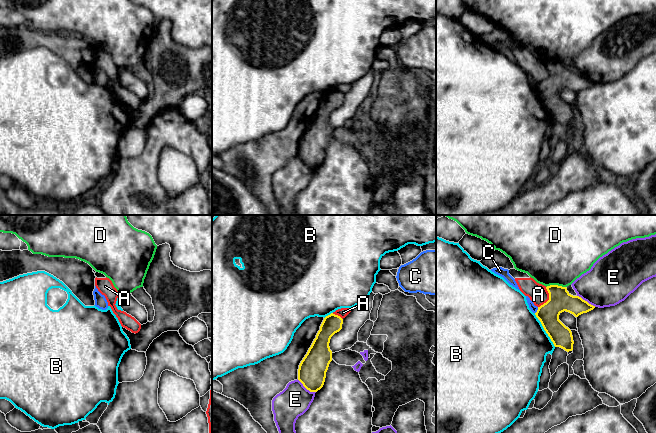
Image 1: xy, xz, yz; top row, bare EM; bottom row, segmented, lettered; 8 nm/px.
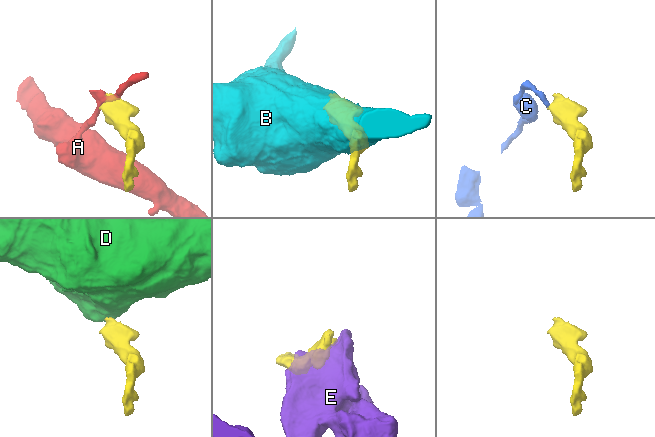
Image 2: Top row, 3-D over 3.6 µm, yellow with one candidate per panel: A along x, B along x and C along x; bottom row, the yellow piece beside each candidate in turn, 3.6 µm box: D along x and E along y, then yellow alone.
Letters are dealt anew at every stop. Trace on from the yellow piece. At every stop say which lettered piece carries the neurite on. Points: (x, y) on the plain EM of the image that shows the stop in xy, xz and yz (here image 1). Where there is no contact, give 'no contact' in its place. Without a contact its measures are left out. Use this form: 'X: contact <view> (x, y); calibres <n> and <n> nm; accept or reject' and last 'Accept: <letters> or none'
A: contact yz (549, 74); calibres 180 and 160 nm; reject
B: contact yz (547, 109); calibres 170 and 480 nm; reject
C: contact yz (537, 86); calibres 180 and 50 nm; reject
D: contact yz (555, 61); calibres 180 and 500 nm; reject
E: contact xz (306, 164); calibres 220 and 240 nm; reject
Accept: none

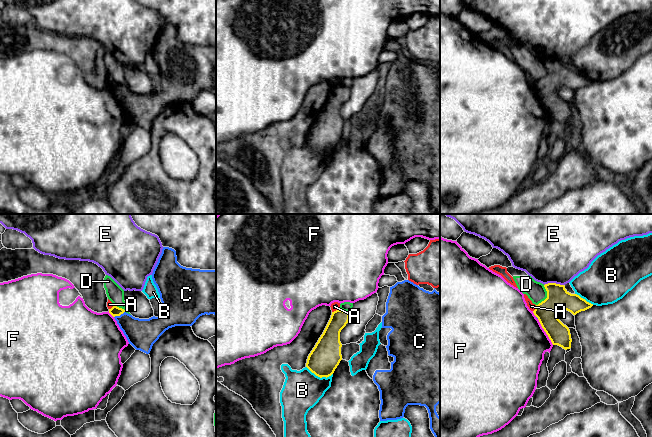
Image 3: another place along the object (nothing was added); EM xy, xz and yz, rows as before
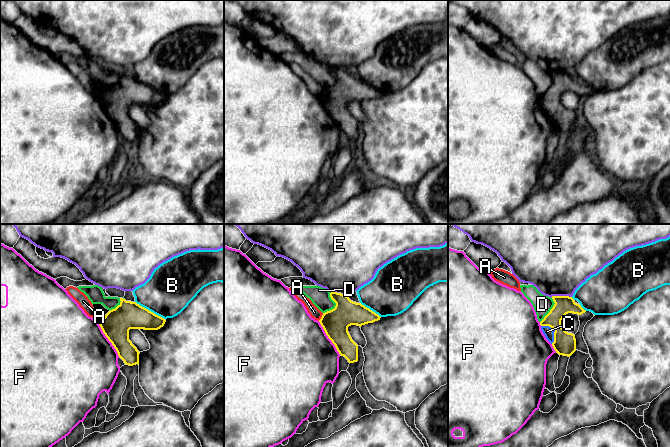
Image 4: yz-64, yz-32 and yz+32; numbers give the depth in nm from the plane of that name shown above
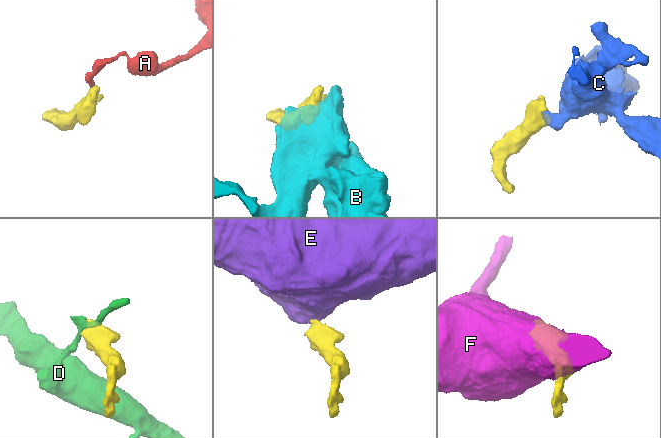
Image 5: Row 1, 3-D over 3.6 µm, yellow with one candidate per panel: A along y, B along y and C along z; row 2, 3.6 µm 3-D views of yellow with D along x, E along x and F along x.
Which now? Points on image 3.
A: contact xz (336, 86); calibres 160 and 70 nm; reject
B: contact xz (319, 152); calibres 240 and 320 nm; reject
C: contact xy (119, 91); calibres 80 and 240 nm; accept
D: contact yz (547, 72); calibres 180 and 160 nm; reject
E: contact yz (553, 59); calibres 180 and 480 nm; reject
F: contact yz (545, 107); calibres 170 and 480 nm; reject
Accept: C

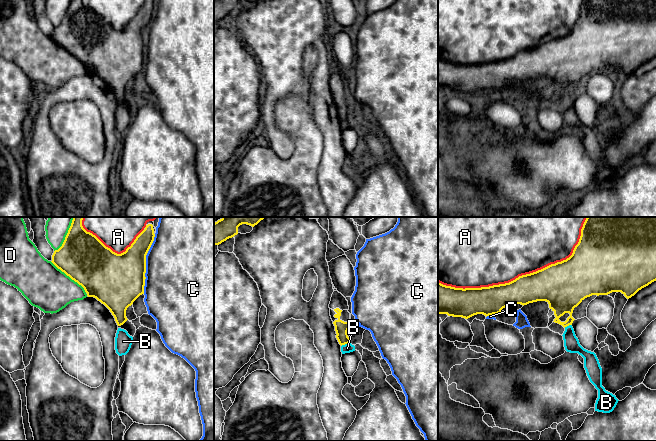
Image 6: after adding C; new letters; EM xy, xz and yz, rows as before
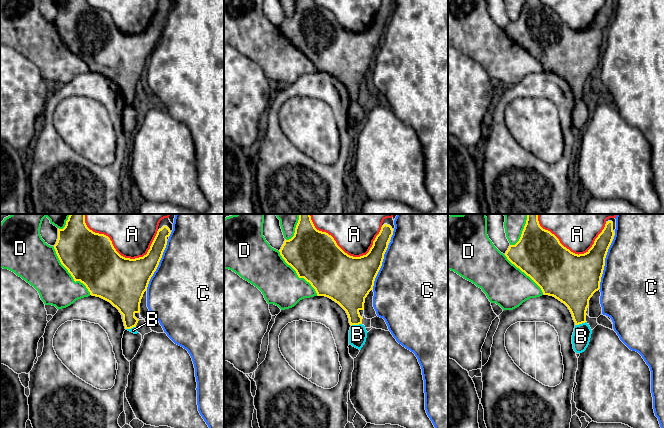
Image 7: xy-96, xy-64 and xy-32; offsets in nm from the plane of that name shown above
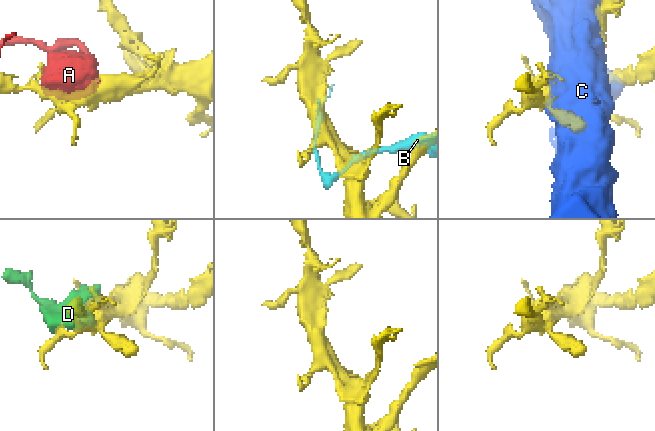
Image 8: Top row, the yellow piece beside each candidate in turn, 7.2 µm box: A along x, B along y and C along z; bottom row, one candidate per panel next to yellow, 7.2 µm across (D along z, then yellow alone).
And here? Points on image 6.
A: contact yz (519, 52); calibres 280 and 480 nm; reject
B: contact xz (345, 119); calibres 110 and 80 nm; reject
C: contact xy (145, 40); calibres 420 and 500 nm; reject
D: contact xy (69, 52); calibres 380 and 360 nm; reject
Accept: none

